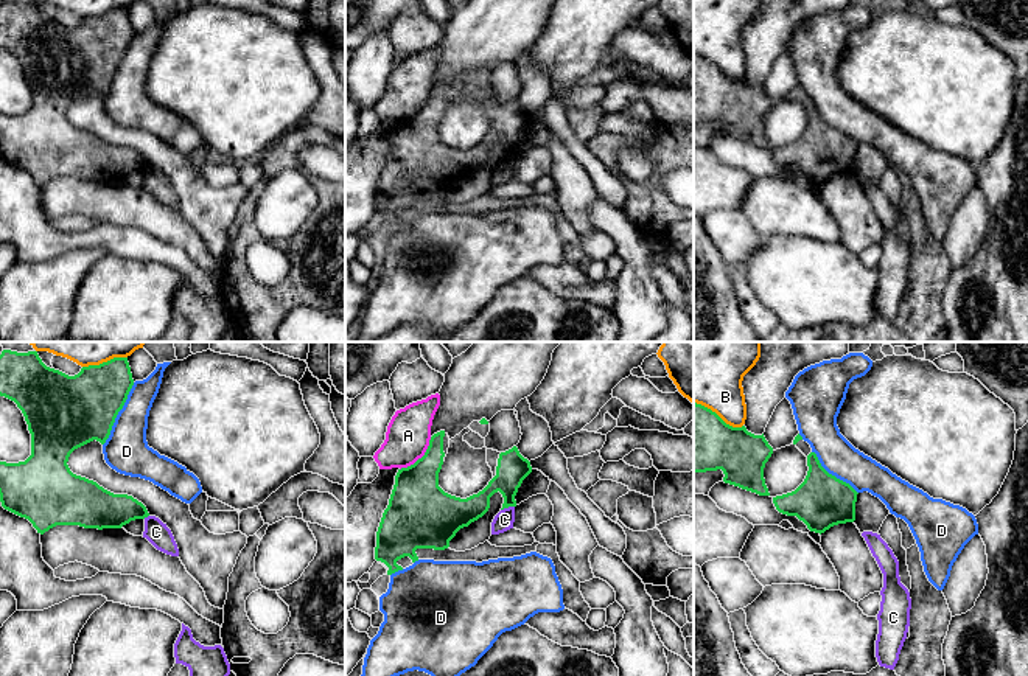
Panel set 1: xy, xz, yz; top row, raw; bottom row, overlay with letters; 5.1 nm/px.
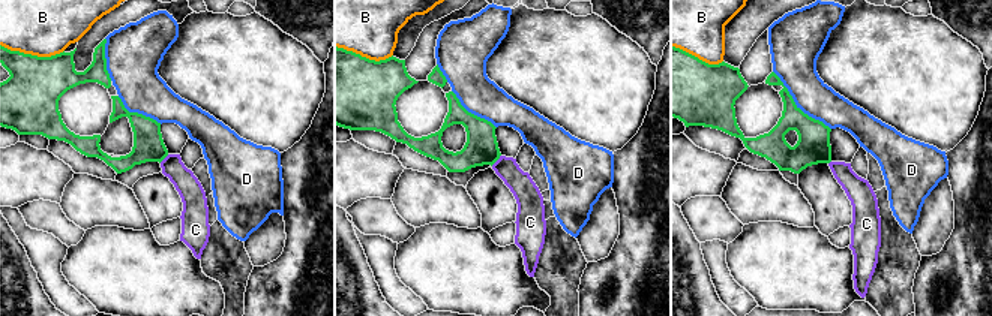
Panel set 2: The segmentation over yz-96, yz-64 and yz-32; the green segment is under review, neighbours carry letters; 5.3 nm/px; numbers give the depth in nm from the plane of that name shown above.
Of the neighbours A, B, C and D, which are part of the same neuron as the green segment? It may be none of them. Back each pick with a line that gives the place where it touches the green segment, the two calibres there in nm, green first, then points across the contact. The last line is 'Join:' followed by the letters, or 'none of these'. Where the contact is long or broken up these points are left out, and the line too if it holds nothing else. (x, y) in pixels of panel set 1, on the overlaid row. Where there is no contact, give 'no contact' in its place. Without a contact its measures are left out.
Join: none of these

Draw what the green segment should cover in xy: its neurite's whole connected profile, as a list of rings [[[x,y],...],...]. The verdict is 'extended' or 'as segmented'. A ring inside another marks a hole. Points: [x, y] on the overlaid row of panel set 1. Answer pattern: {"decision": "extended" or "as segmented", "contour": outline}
{"decision": "as segmented", "contour": [[[37,351],[0,354],[0,396],[17,404],[31,434],[31,455],[25,462],[0,462],[2,507],[28,519],[44,535],[56,525],[84,528],[121,528],[149,516],[146,507],[128,494],[114,494],[96,482],[76,476],[67,462],[70,454],[110,435],[118,412],[134,385],[128,357],[114,357],[100,365],[82,367],[75,376],[47,367]]]}

